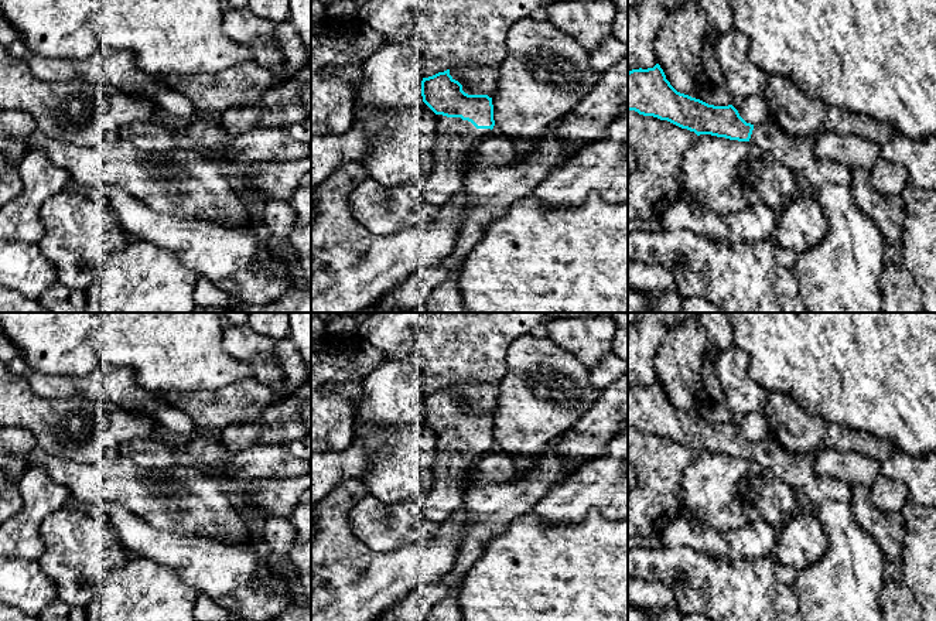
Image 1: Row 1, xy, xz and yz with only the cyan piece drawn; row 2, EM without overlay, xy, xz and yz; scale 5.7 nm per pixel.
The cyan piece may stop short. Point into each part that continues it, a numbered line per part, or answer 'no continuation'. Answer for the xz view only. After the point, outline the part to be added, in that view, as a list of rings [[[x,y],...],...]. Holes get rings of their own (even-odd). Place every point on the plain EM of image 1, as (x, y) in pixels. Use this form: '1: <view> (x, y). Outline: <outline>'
1: xz (457, 456). Outline: [[[443,431],[437,434],[435,482],[430,495],[421,502],[421,509],[431,522],[444,523],[464,505],[462,478],[476,468],[485,454],[491,453],[491,446],[476,446],[461,434]]]

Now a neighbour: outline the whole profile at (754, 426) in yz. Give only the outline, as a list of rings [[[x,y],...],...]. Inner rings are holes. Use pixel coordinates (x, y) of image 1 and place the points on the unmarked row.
[[[756,412],[745,414],[738,430],[751,441],[761,441],[769,436],[765,414]]]

